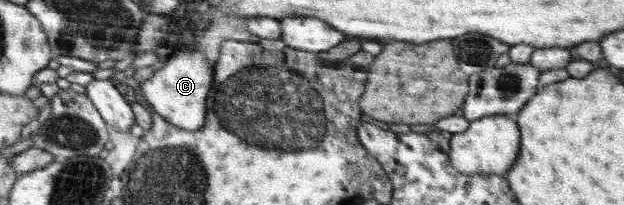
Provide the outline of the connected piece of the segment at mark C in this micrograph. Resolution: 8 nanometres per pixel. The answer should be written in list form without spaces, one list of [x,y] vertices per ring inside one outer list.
[[[182,51],[182,53],[176,53],[172,57],[166,57],[166,63],[162,68],[155,71],[150,79],[142,82],[140,89],[150,107],[165,121],[186,131],[197,131],[204,126],[204,121],[206,121],[208,115],[208,105],[206,103],[208,102],[209,94],[212,93],[215,74],[214,65],[206,58],[206,55],[198,51]]]

